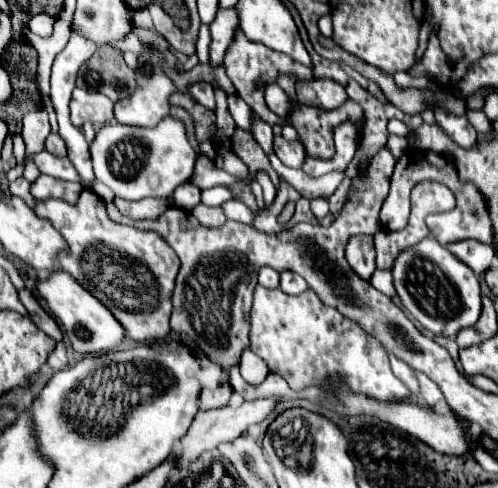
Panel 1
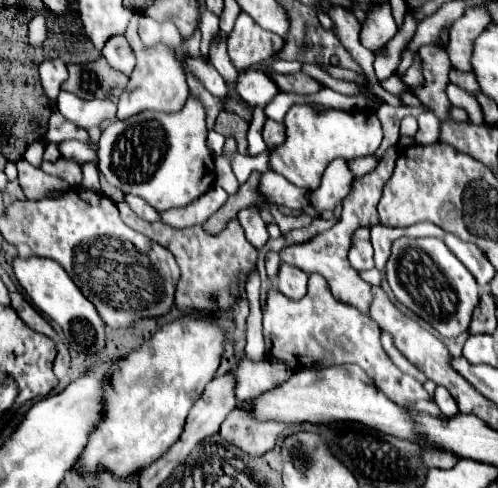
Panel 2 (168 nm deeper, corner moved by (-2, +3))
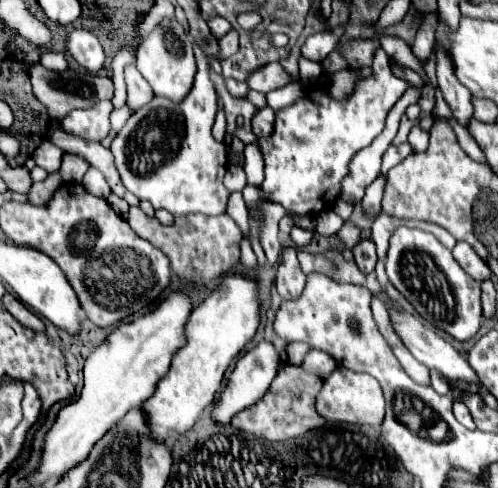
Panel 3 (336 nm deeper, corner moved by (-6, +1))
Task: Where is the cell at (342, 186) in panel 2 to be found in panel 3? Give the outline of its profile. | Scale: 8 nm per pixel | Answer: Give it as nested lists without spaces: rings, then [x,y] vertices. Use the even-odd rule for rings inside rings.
[[[410,86],[402,98],[390,108],[388,116],[386,116],[386,128],[384,132],[364,150],[360,150],[354,158],[352,164],[348,166],[348,176],[340,182],[340,200],[344,200],[346,204],[358,204],[364,196],[364,190],[368,184],[372,184],[376,180],[376,176],[380,174],[380,162],[382,162],[382,154],[386,152],[386,148],[392,144],[398,124],[400,124],[400,116],[404,114],[404,108],[408,108],[410,104],[416,104],[420,100],[422,94],[422,86]]]

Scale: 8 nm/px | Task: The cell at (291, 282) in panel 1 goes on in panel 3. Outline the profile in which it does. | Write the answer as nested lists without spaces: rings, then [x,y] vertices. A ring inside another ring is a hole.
[[[288,246],[282,252],[282,262],[278,266],[278,274],[276,274],[276,286],[278,286],[278,294],[282,300],[296,300],[306,284],[306,276],[298,264],[296,258],[296,248]]]

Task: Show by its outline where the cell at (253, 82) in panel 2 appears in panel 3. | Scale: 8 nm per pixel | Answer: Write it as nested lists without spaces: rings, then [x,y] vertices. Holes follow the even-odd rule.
[[[224,78],[224,84],[228,88],[228,92],[234,96],[234,98],[246,98],[250,88],[248,88],[248,82],[244,80],[234,80],[234,78]]]

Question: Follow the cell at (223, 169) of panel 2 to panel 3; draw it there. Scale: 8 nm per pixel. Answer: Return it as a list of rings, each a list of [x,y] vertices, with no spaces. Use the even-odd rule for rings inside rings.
[[[232,192],[230,198],[228,198],[228,214],[240,224],[242,228],[242,234],[248,236],[248,208],[246,208],[246,202],[242,198],[242,192]]]

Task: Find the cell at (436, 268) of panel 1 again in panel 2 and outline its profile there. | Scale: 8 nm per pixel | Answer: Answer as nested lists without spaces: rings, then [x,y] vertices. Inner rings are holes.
[[[406,236],[398,238],[392,244],[390,258],[386,262],[386,280],[388,280],[394,296],[398,298],[398,302],[402,302],[414,314],[424,318],[428,324],[432,324],[442,336],[452,338],[462,332],[468,332],[472,312],[480,298],[480,286],[476,284],[476,280],[472,278],[468,268],[446,248],[446,244],[440,238],[406,238]]]

